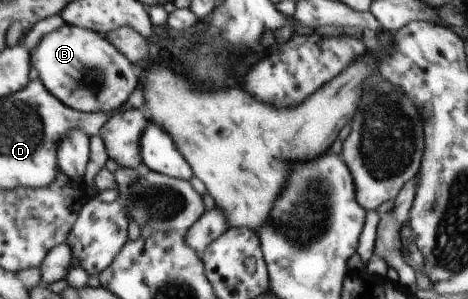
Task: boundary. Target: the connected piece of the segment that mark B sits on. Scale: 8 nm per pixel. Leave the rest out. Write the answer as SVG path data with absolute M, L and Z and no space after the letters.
M64 24L43 35L31 51L31 65L46 89L62 103L79 112L94 113L121 109L137 89L139 70L103 34L91 29Z

